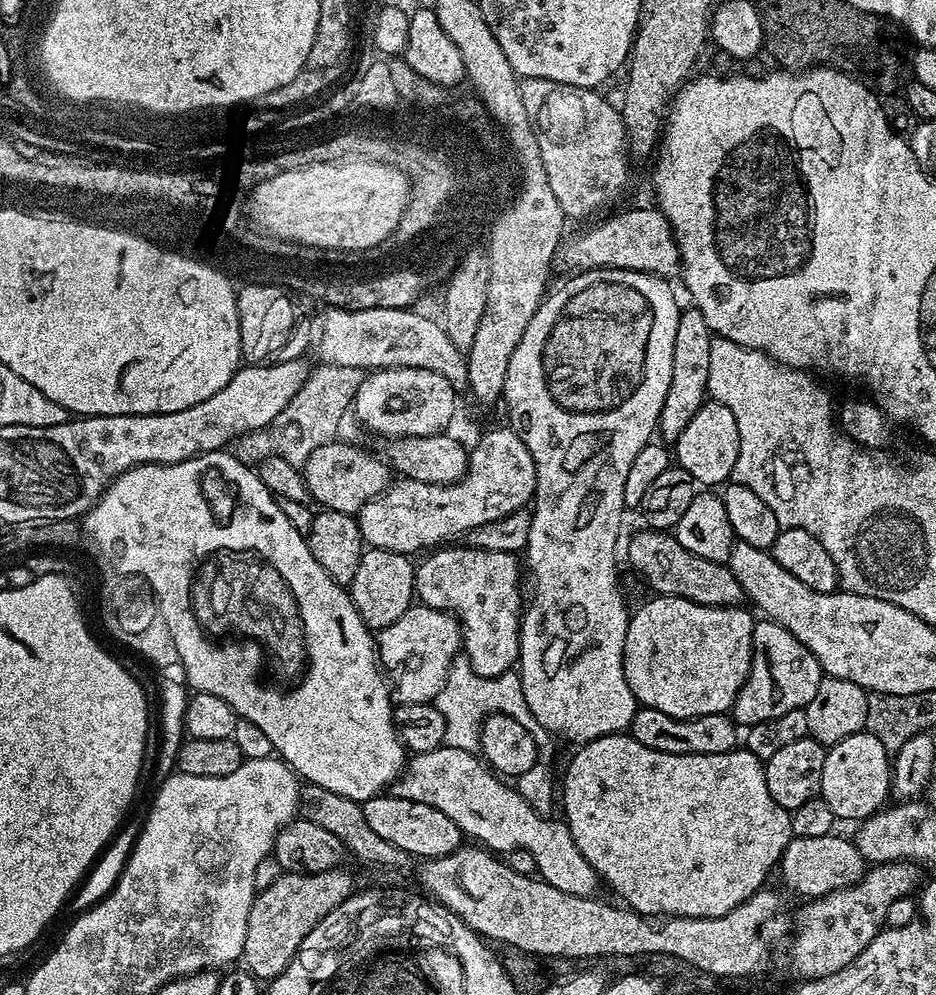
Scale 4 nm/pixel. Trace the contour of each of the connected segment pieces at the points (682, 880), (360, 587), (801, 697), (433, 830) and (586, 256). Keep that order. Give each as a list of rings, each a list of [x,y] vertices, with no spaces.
[[[617,734],[615,736],[603,736],[602,738],[594,738],[588,744],[581,744],[575,749],[576,752],[572,756],[572,761],[568,764],[568,769],[564,772],[564,788],[562,784],[562,796],[564,792],[564,813],[563,819],[566,821],[570,834],[574,838],[574,846],[578,846],[578,850],[582,850],[582,858],[586,858],[586,862],[590,862],[590,866],[594,866],[597,877],[601,881],[604,880],[621,896],[623,903],[631,908],[633,912],[640,912],[643,916],[651,916],[653,918],[663,918],[665,916],[693,916],[694,918],[714,918],[726,914],[730,910],[734,910],[734,906],[738,906],[742,902],[746,902],[754,893],[761,891],[765,887],[764,879],[768,875],[773,875],[774,869],[779,865],[782,854],[786,850],[786,846],[791,842],[792,835],[792,813],[787,808],[778,806],[778,802],[774,802],[774,797],[770,794],[770,789],[766,786],[766,774],[764,773],[764,761],[757,758],[753,752],[748,751],[747,747],[737,746],[731,748],[724,754],[662,754],[662,750],[650,750],[650,746],[642,746],[642,742],[638,742],[631,734]]]
[[[368,548],[358,562],[358,570],[350,585],[350,595],[362,622],[370,629],[379,630],[398,622],[416,596],[416,569],[405,553],[381,548]]]
[[[767,618],[761,619],[761,621],[761,624],[759,621],[752,625],[750,674],[746,678],[738,698],[732,703],[730,715],[740,726],[751,726],[758,722],[766,722],[770,718],[779,718],[780,715],[786,714],[790,710],[804,709],[810,702],[810,698],[814,698],[822,675],[818,658],[814,658],[814,654],[810,654],[810,650],[806,650],[806,646],[802,646],[802,642],[798,642],[798,638],[794,638],[794,634],[790,634],[790,630],[778,626]]]
[[[381,794],[363,801],[364,817],[370,825],[370,830],[386,842],[398,846],[408,853],[409,857],[431,858],[434,856],[445,856],[456,848],[461,847],[462,833],[460,827],[442,810],[434,810],[434,806],[426,806],[422,802],[410,802],[406,798],[398,798],[391,794]]]
[[[659,207],[628,208],[577,236],[569,235],[563,241],[558,252],[558,260],[568,270],[586,268],[625,268],[649,272],[655,276],[672,278],[681,271],[680,251],[676,245],[676,234],[672,231],[668,220],[660,212]]]

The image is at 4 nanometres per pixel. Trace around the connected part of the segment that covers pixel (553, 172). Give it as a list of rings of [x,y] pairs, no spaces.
[[[550,78],[521,79],[520,90],[526,114],[530,114],[532,126],[536,130],[538,150],[546,178],[550,182],[550,190],[554,190],[554,198],[558,198],[558,206],[562,206],[565,217],[588,216],[598,211],[603,204],[618,199],[628,184],[630,169],[627,136],[619,107],[615,103],[612,105],[606,97],[599,96],[601,93],[595,88],[550,82]]]

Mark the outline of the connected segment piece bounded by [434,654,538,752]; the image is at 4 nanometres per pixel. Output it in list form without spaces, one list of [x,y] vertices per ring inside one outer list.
[[[458,654],[453,660],[445,684],[435,701],[436,709],[446,719],[446,734],[443,745],[448,748],[476,752],[480,745],[481,726],[488,715],[503,712],[512,716],[519,725],[537,727],[537,719],[526,705],[522,692],[520,675],[517,671],[503,672],[501,675],[484,676],[477,674],[470,666],[467,656]]]

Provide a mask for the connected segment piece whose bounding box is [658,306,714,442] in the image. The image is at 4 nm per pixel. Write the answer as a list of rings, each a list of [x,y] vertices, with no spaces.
[[[695,306],[685,307],[681,311],[678,332],[674,334],[674,366],[670,374],[670,390],[666,394],[658,425],[658,436],[661,441],[675,442],[682,434],[682,430],[686,430],[690,418],[694,418],[694,414],[698,414],[698,410],[706,402],[713,335],[706,326],[706,318],[702,318],[702,314]]]

